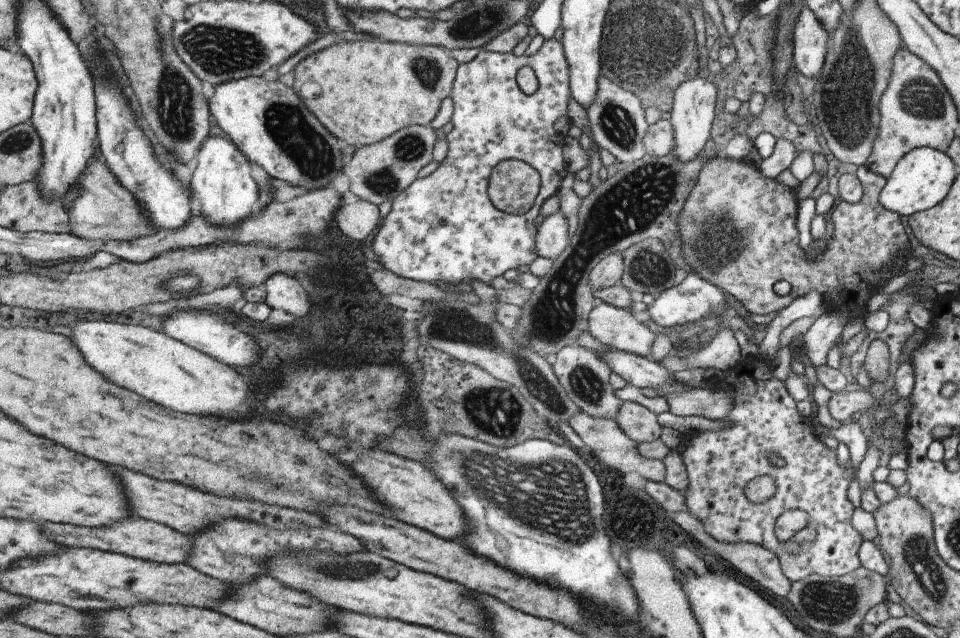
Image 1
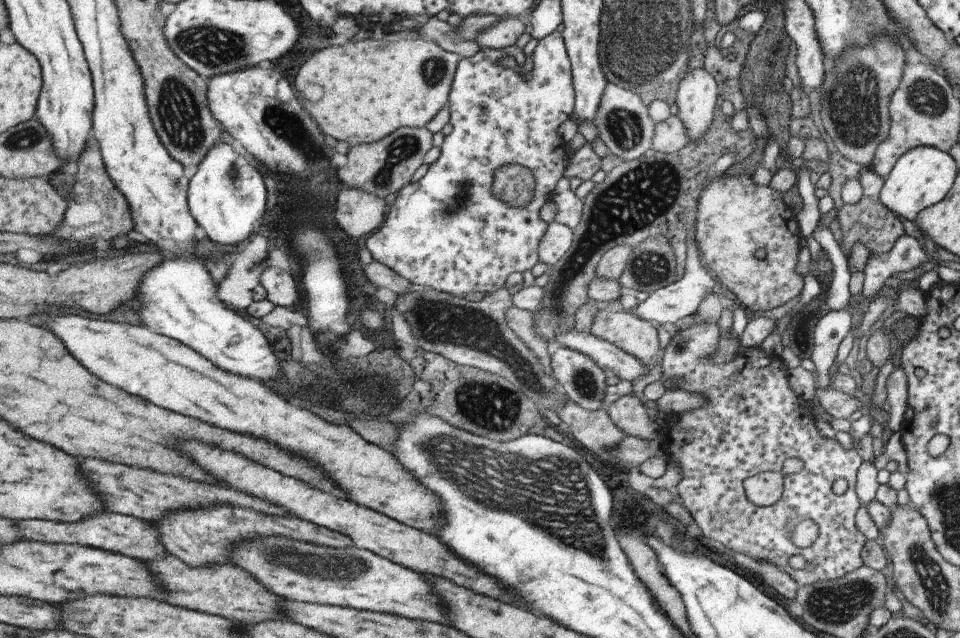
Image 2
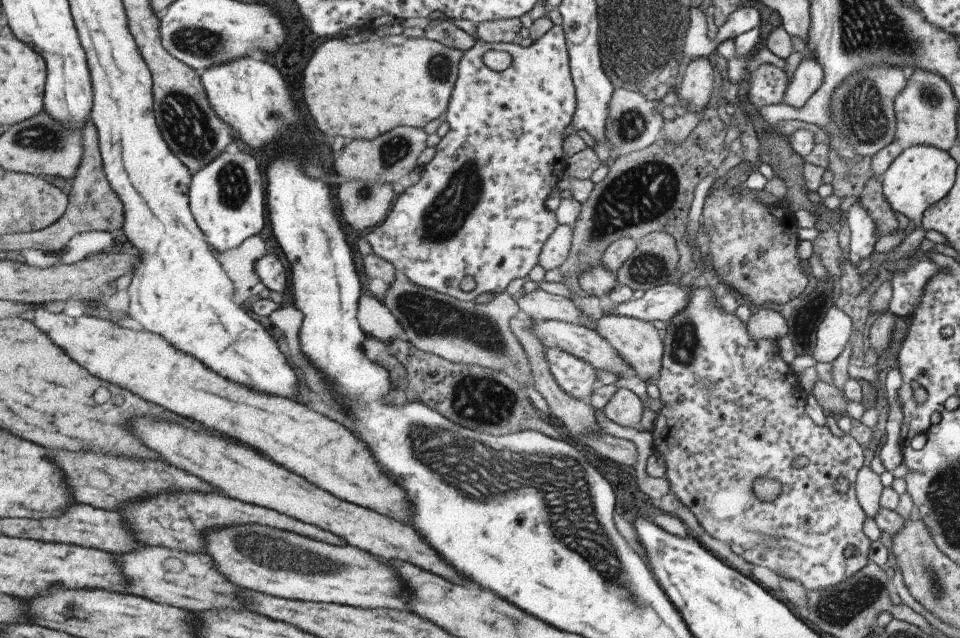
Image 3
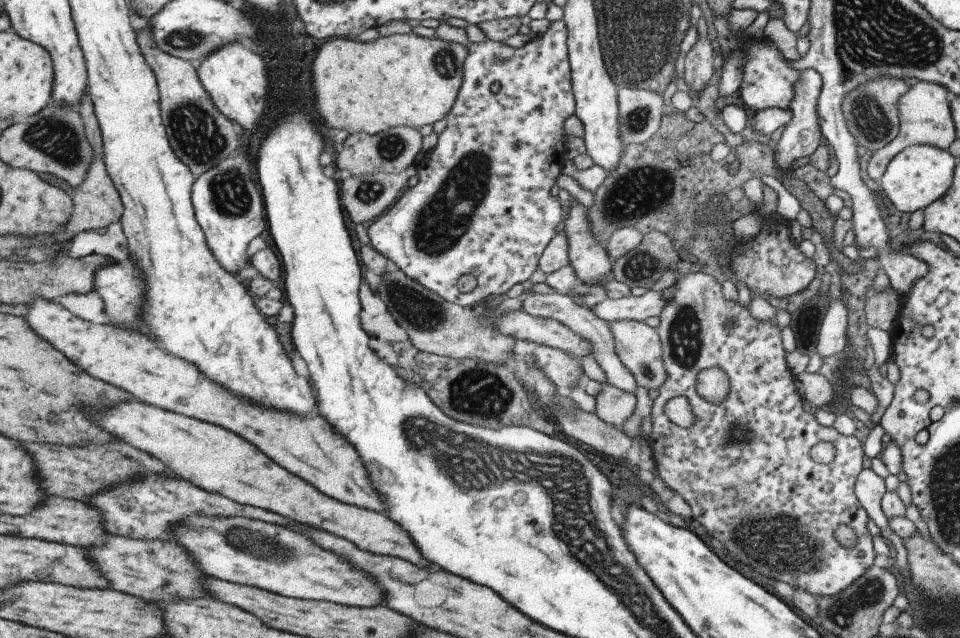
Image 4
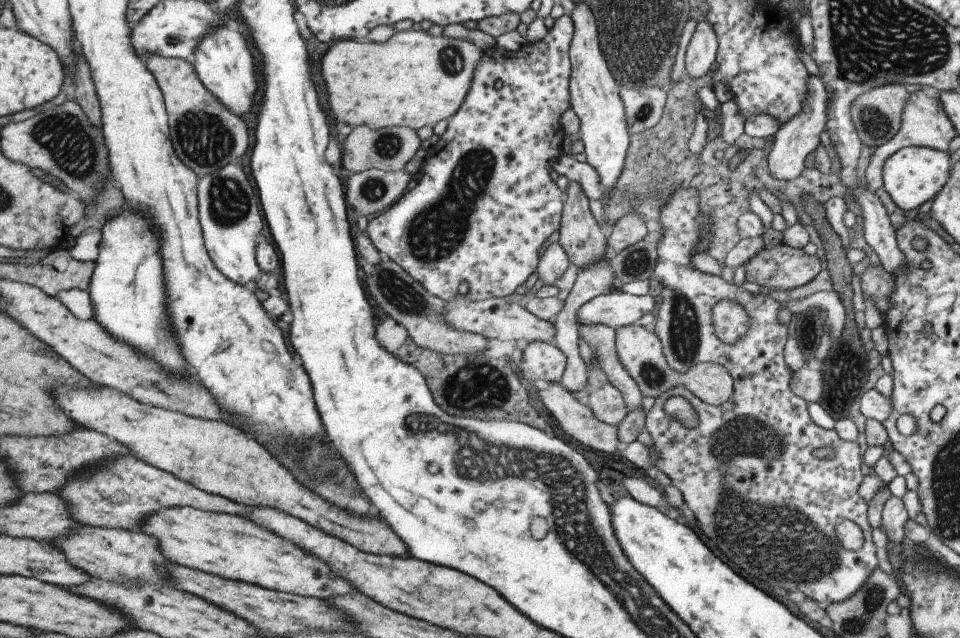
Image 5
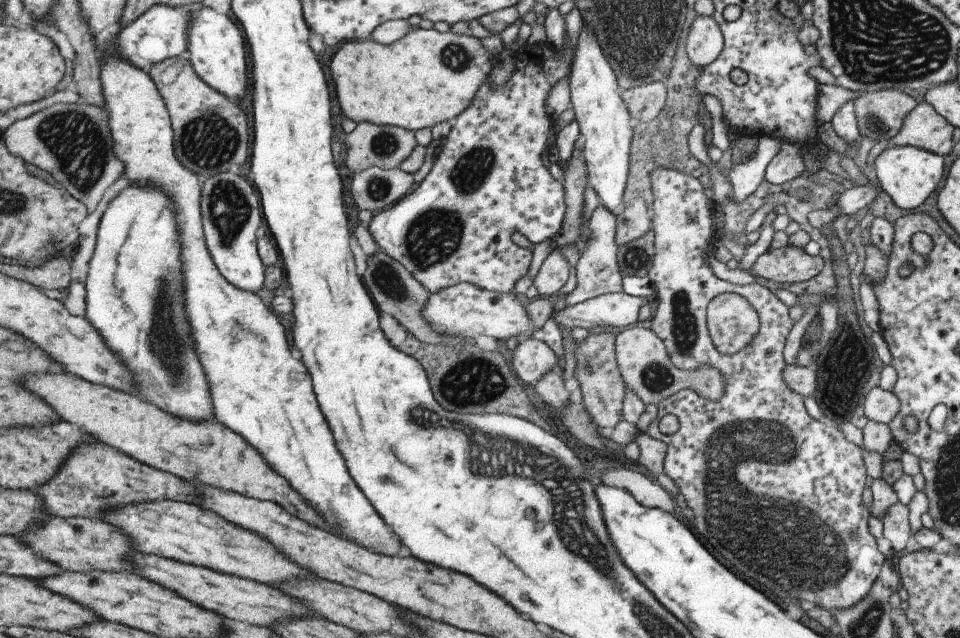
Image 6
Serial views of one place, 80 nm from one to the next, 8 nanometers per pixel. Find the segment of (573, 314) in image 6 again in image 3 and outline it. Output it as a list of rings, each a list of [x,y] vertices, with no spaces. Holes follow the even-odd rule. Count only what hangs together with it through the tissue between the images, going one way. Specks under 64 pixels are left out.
[[[663,284],[645,291],[637,300],[621,302],[603,312],[611,316],[625,316],[647,322],[667,322],[687,306],[691,288],[679,284]]]

